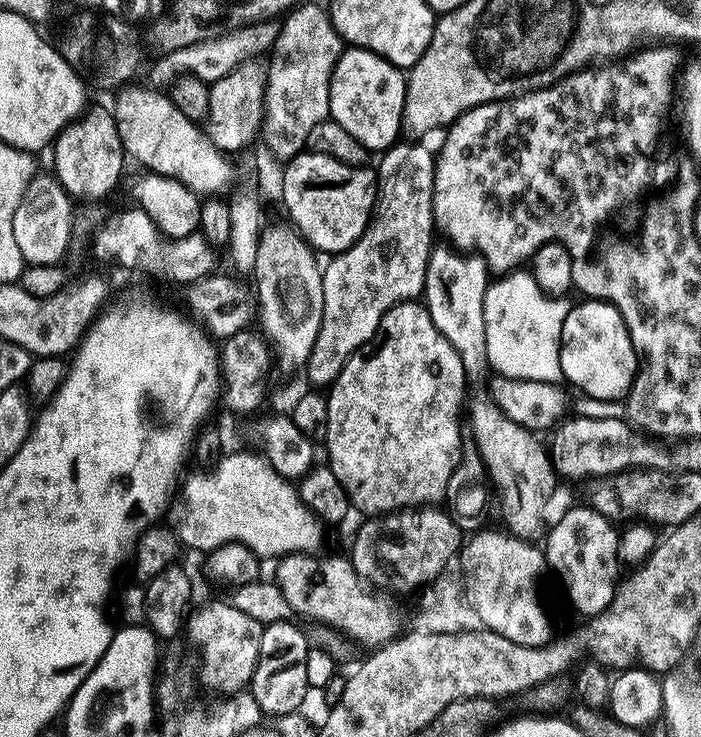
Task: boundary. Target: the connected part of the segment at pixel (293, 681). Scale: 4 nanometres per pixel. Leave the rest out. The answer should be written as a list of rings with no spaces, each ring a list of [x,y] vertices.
[[[292,620],[278,621],[273,624],[264,625],[260,653],[258,654],[256,669],[252,675],[250,691],[252,697],[258,702],[258,706],[268,716],[285,716],[291,712],[299,713],[301,711],[300,707],[303,706],[304,699],[310,695],[310,689],[306,682],[306,654],[309,647],[310,641],[308,641],[307,634]]]

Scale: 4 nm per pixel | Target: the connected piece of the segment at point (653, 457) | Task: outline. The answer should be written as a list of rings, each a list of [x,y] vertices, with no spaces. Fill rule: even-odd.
[[[580,416],[577,420],[568,418],[555,429],[550,455],[552,467],[561,477],[569,476],[572,480],[580,480],[583,476],[605,476],[611,478],[617,472],[626,472],[637,466],[663,469],[664,452],[651,444],[651,439],[645,438],[627,419],[619,420],[616,416]]]

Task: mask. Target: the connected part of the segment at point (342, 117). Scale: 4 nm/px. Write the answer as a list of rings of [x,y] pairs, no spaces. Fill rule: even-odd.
[[[345,47],[330,78],[328,115],[352,137],[358,138],[369,153],[383,153],[401,139],[407,85],[405,73],[386,58],[365,48]]]

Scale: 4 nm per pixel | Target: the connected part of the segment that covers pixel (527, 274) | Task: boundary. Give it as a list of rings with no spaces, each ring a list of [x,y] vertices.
[[[513,270],[493,279],[484,299],[486,354],[491,371],[510,379],[560,384],[560,339],[569,307],[567,299],[546,295],[531,271]]]

